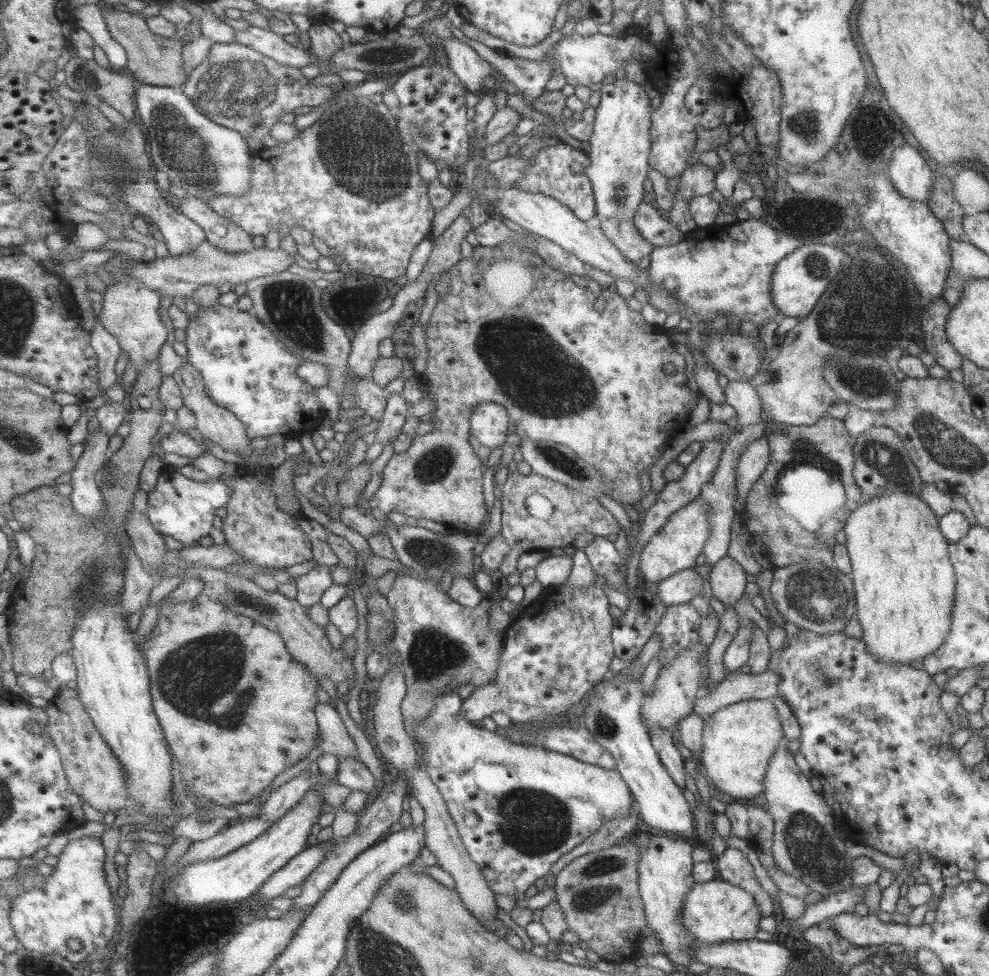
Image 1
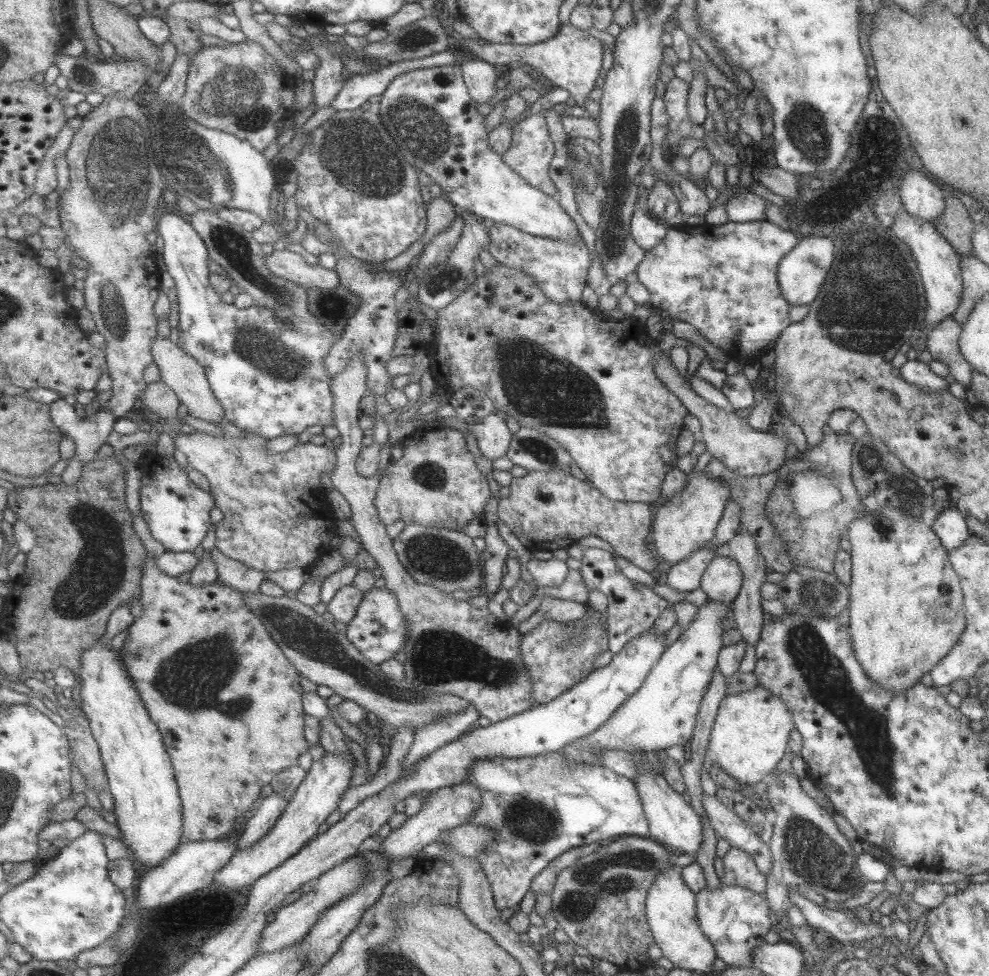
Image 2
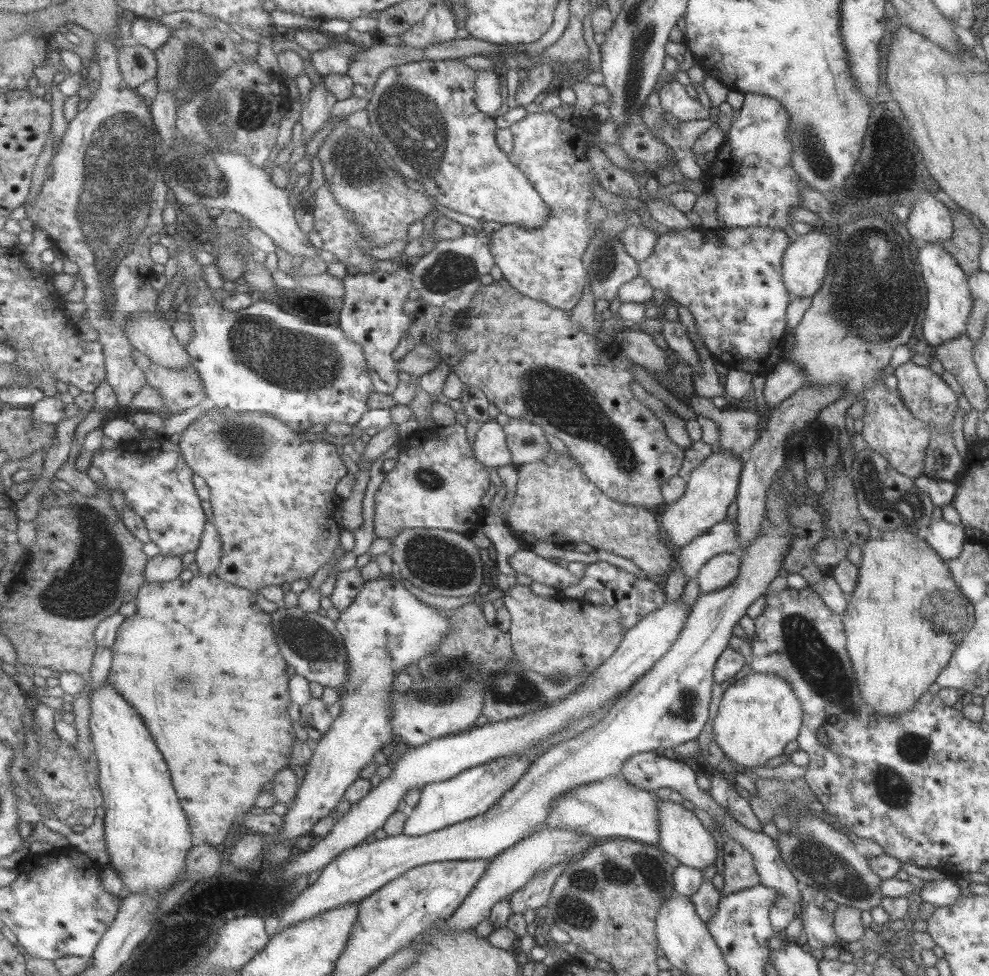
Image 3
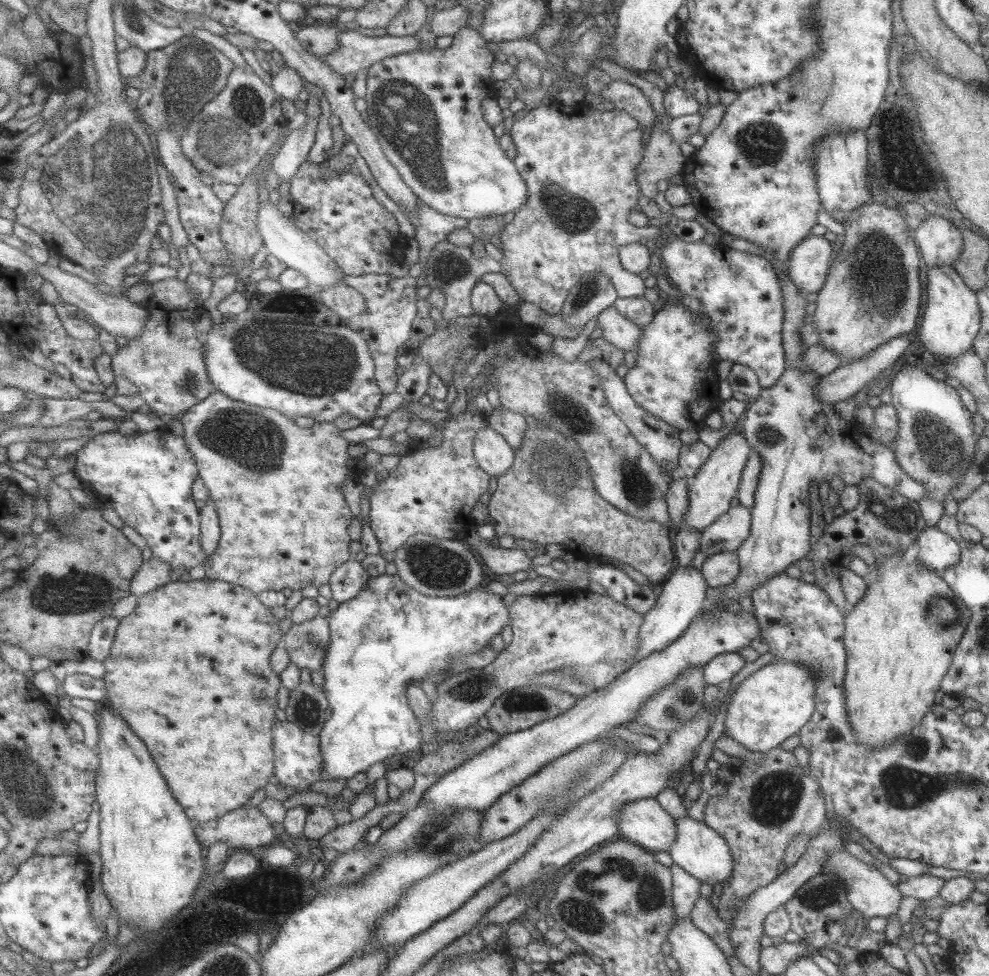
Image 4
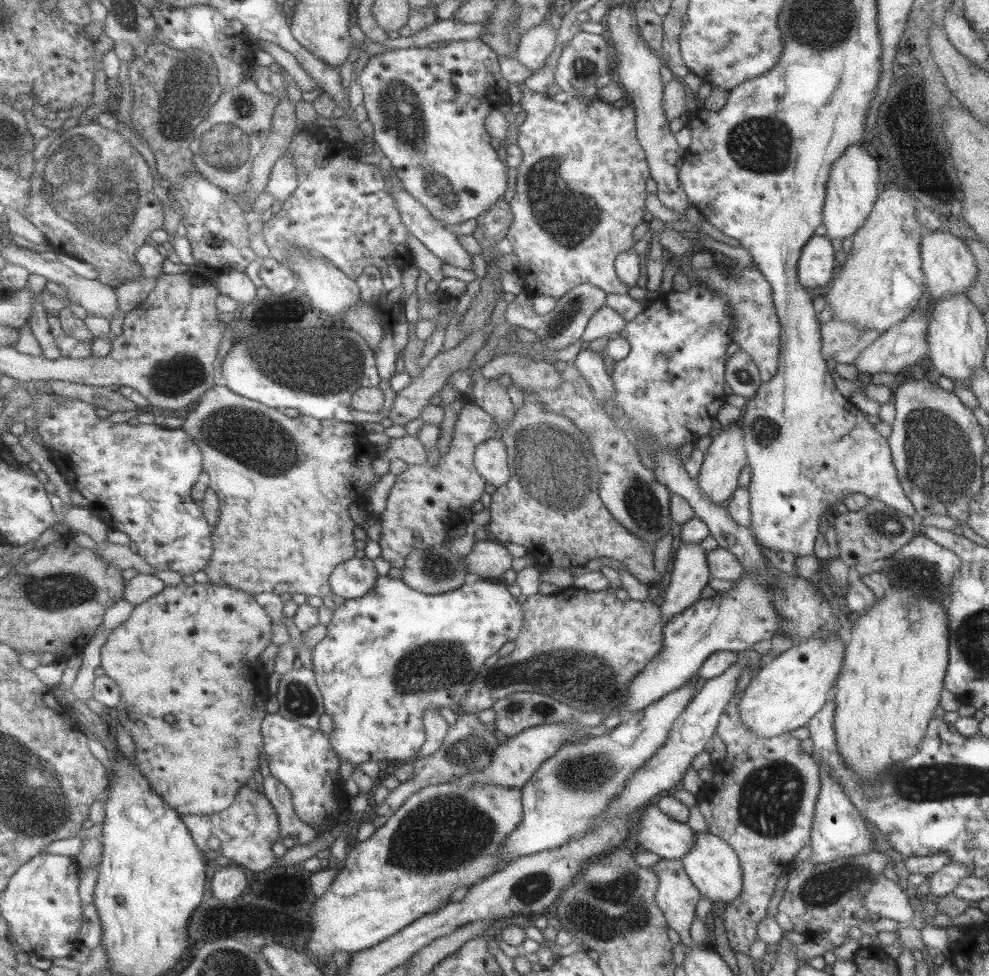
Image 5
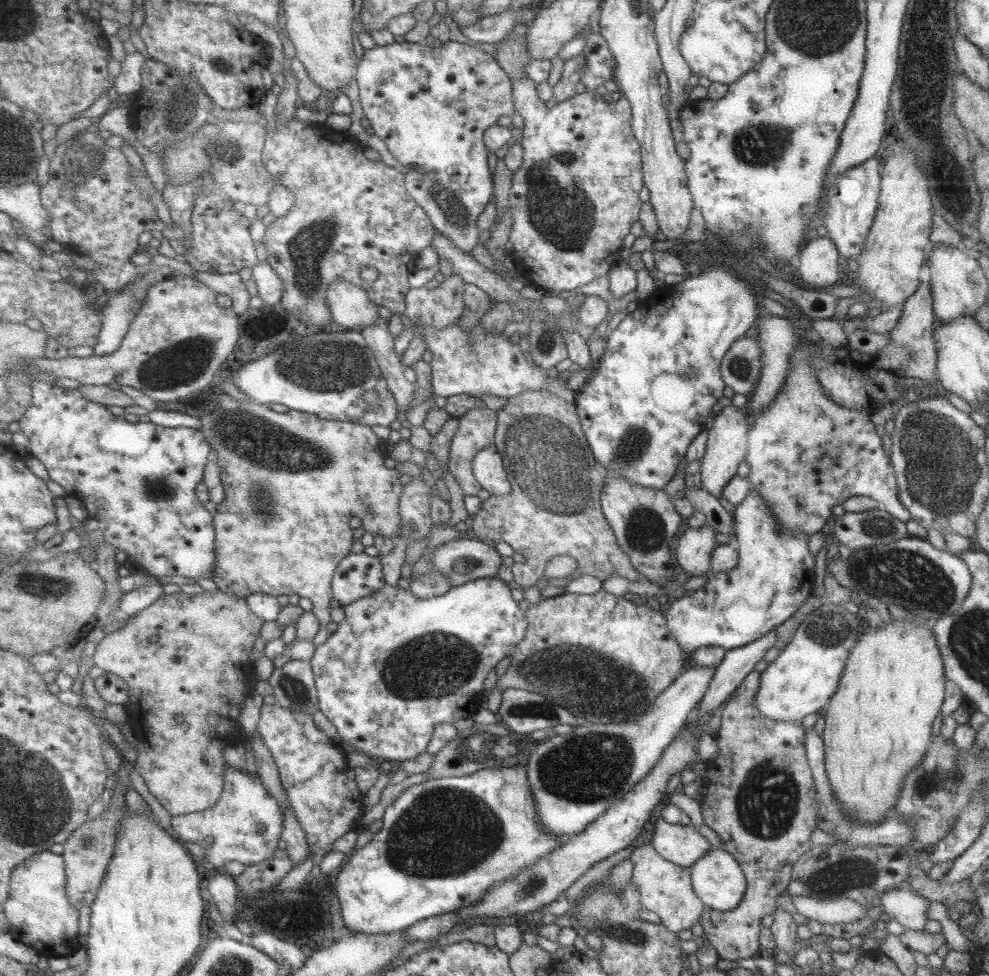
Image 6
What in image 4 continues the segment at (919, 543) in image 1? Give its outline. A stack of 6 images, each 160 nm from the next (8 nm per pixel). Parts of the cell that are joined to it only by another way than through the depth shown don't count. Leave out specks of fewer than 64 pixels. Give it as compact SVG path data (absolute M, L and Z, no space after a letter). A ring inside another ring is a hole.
M896 552L890 556L878 557L878 567L876 568L877 581L867 585L866 593L853 605L853 608L844 618L844 637L842 643L846 653L845 676L843 678L843 693L845 693L845 711L847 713L847 723L849 729L853 731L855 743L866 746L867 748L889 748L893 742L897 741L901 735L909 733L913 727L919 725L919 721L923 716L927 715L927 711L933 706L935 692L939 690L940 681L943 675L947 673L952 662L957 643L966 627L970 612L959 601L953 591L943 582L941 576L932 570L925 568L918 563L916 558L913 561L903 561L902 554L904 552Z

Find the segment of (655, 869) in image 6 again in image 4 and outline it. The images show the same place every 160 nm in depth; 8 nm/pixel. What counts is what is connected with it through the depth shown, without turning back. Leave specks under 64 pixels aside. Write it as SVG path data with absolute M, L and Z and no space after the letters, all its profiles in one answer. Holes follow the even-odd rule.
M675 863L668 867L672 876L671 902L673 903L674 918L685 918L690 916L692 906L700 897L700 882Z

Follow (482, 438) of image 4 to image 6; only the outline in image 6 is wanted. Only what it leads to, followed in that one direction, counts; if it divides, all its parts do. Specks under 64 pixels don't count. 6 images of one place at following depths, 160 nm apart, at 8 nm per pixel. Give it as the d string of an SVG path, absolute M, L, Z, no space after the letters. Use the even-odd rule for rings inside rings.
M494 443L481 449L473 462L474 475L491 497L507 496L513 490L503 456Z

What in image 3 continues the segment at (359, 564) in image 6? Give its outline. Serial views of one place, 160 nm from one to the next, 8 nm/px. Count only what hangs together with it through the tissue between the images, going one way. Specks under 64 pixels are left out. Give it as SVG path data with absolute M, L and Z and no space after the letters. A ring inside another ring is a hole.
M353 567L352 569L341 571L337 575L333 593L329 596L333 606L340 613L346 611L358 598L358 594L366 586L366 581L362 568Z

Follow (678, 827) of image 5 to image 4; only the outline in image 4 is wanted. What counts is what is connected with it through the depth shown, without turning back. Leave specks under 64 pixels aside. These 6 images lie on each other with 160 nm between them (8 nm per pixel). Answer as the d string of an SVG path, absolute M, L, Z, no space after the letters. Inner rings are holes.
M641 798L625 804L618 820L621 838L646 851L668 852L674 843L674 818L653 798Z

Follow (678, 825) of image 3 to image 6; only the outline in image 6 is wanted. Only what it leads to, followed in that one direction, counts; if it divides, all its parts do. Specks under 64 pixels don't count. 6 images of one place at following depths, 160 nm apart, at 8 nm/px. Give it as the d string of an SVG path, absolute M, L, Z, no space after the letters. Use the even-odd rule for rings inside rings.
M712 847L709 852L696 860L695 864L690 866L690 879L694 893L704 906L719 912L735 908L741 902L746 889L746 878L737 860L722 847L720 849Z

